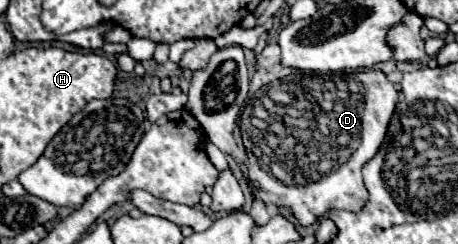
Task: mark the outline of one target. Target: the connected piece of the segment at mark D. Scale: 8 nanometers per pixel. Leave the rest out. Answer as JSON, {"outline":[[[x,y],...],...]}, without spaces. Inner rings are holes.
{"outline":[[[355,71],[355,73],[293,73],[293,75],[287,75],[283,79],[277,79],[265,87],[261,87],[253,97],[251,101],[247,103],[247,107],[243,109],[241,113],[241,133],[243,133],[243,143],[245,143],[245,149],[247,149],[247,167],[249,167],[249,181],[251,185],[257,189],[257,197],[261,197],[265,203],[275,203],[279,207],[289,207],[295,217],[299,219],[301,225],[313,225],[317,217],[325,215],[329,209],[347,209],[347,211],[359,211],[365,201],[367,201],[367,189],[363,185],[363,179],[361,179],[361,167],[375,157],[375,153],[379,151],[383,139],[385,139],[385,133],[387,133],[387,125],[389,125],[389,119],[395,111],[395,105],[397,105],[397,89],[395,85],[385,77],[383,71]],[[279,111],[285,111],[281,115],[281,121],[277,121],[277,115]],[[297,145],[305,145],[307,149],[295,149]],[[269,171],[277,171],[277,177],[273,177]]]}

